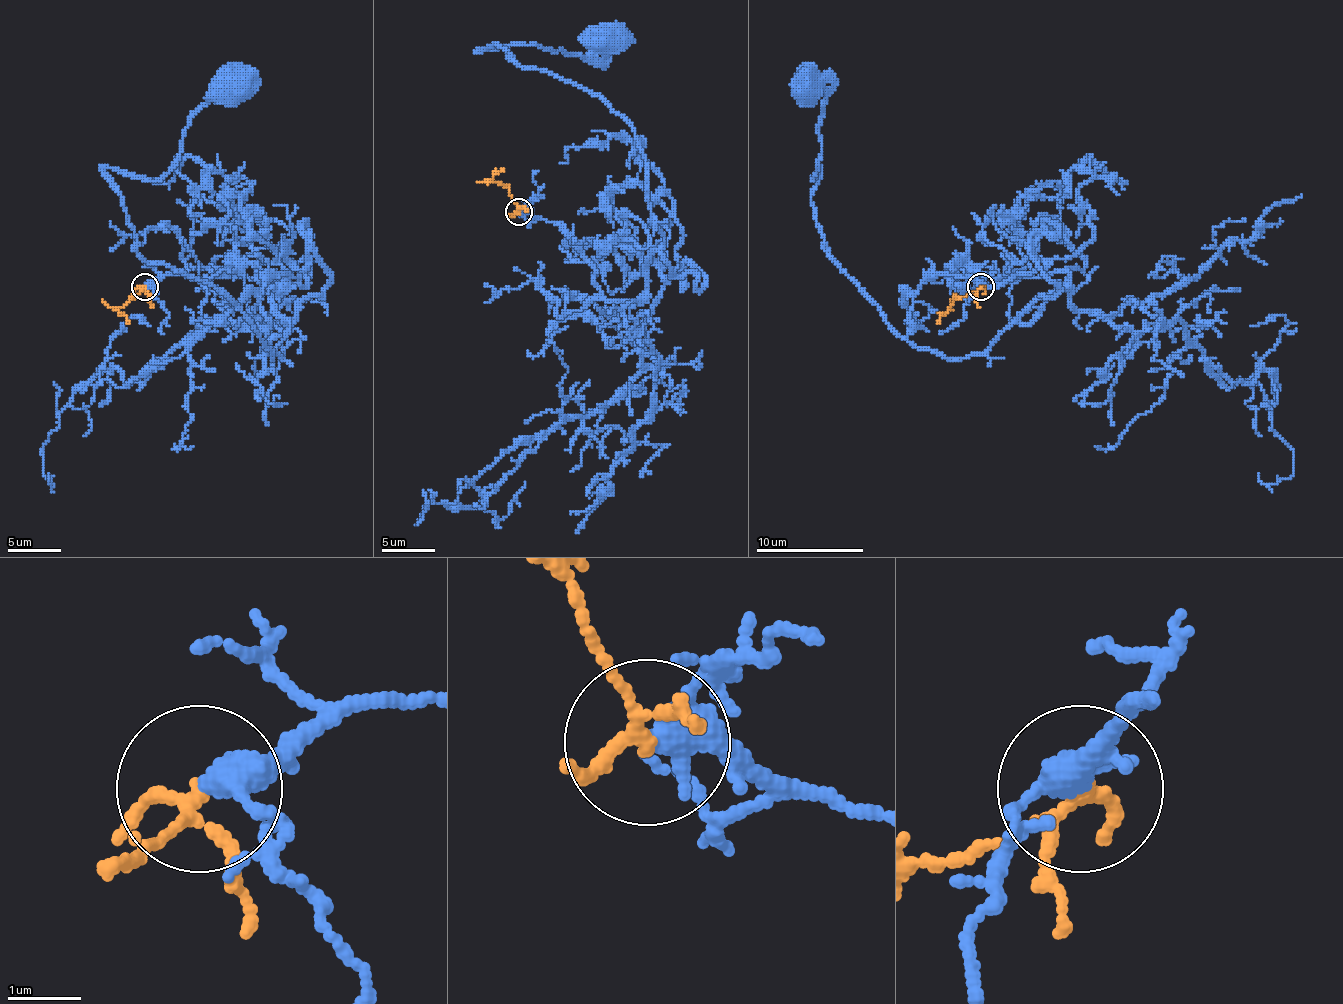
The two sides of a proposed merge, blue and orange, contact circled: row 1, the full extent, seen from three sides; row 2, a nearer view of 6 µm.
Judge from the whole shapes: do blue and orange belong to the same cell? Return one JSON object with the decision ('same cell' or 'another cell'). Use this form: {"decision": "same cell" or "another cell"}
{"decision": "another cell"}

